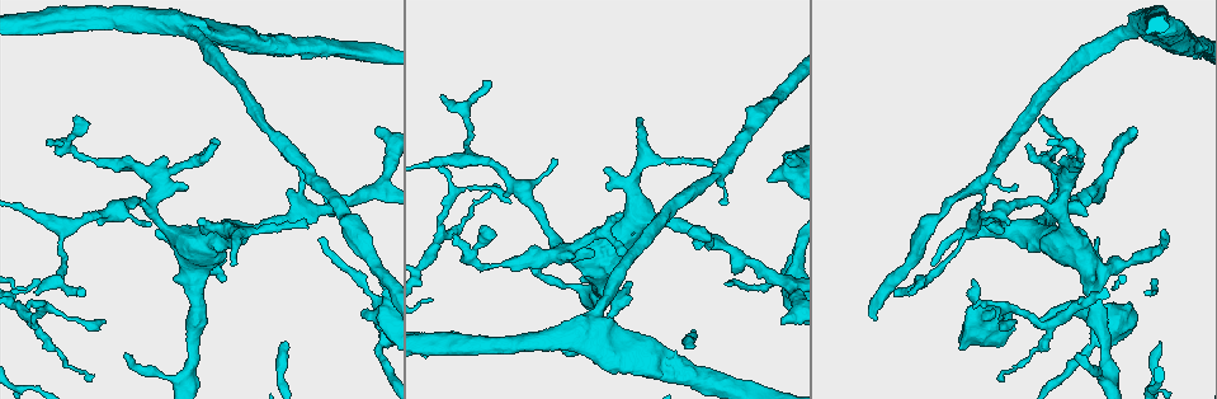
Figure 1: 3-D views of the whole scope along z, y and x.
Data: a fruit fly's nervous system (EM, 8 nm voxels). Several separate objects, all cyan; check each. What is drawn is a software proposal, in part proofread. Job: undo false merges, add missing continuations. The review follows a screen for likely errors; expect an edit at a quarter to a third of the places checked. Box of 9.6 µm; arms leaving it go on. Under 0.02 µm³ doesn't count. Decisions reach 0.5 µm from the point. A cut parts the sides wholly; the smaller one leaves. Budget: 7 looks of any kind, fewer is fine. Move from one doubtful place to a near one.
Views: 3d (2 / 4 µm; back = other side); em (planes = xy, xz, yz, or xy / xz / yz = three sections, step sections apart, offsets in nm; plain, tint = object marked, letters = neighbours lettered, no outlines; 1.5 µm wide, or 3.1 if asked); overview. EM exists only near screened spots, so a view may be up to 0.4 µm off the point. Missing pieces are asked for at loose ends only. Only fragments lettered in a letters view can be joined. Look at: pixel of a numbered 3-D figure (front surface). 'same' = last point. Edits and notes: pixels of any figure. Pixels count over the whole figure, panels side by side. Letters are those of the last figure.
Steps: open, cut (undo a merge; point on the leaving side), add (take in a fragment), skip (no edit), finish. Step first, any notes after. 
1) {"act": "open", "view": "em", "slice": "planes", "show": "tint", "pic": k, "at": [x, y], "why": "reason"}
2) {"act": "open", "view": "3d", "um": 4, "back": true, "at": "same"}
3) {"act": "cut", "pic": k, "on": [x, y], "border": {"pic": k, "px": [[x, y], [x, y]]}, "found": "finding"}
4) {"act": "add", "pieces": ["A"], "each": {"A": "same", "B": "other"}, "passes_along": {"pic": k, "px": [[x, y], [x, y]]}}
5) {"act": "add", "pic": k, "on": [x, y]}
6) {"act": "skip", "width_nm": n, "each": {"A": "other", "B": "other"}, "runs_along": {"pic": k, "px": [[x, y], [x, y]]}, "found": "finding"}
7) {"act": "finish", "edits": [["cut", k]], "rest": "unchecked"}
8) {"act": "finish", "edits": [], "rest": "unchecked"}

{"act": "open", "view": "em", "slice": "planes", "show": "letters", "pic": 1, "at": [913, 295], "why": "an open end"}

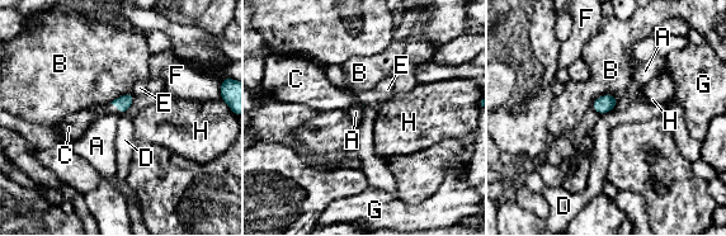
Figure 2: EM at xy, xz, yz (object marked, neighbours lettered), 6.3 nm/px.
{"act": "add", "pieces": ["C"], "each": {"A": "other", "B": "other", "C": "same", "D": "other", "E": "other", "F": "other", "G": "other", "H": "other"}, "passes_along": {"pic": 2, "px": [[123, 103], [117, 105], [81, 119]]}, "found": "the neuron continues"}

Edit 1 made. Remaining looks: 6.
{"act": "open", "view": "overview"}

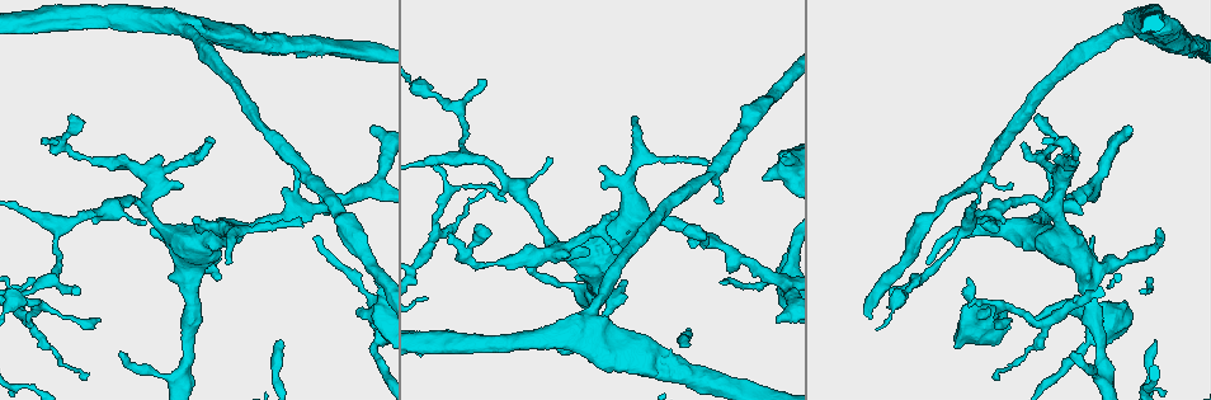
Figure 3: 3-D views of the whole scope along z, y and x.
{"act": "open", "view": "em", "slice": "planes", "show": "letters", "pic": 3, "at": [1158, 227], "why": "thin end"}

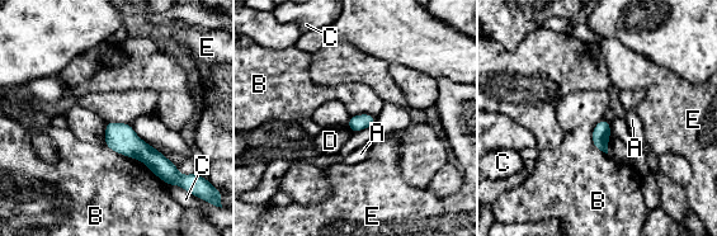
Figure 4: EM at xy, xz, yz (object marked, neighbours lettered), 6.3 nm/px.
{"act": "skip", "width_nm": 100, "each": {"A": "other", "B": "other", "C": "other", "D": "other", "E": "other"}, "found": "none of them fits"}

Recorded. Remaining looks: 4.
{"act": "open", "view": "em", "slice": "planes", "show": "letters", "pic": 3, "at": [1011, 319], "why": "free end"}

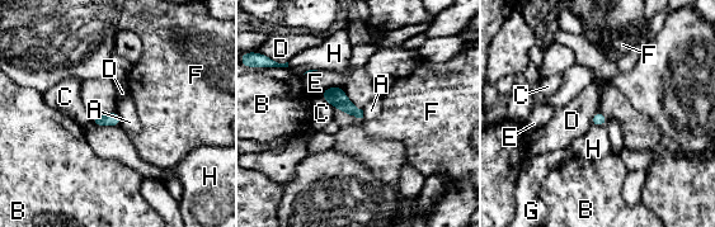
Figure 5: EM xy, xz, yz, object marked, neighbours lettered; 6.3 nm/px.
{"act": "skip", "longest_contact_nm": ["D", 190], "each": {"A": "other", "B": "other", "C": "other", "D": "other", "E": "other", "F": "other", "G": "other", "H": "other"}, "border": {"pic": 5, "px": [[117, 112], [121, 124]]}, "found": "none of them fits"}

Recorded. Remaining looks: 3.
{"act": "finish", "edits": [["add", 2]], "rest": "unchecked"}

